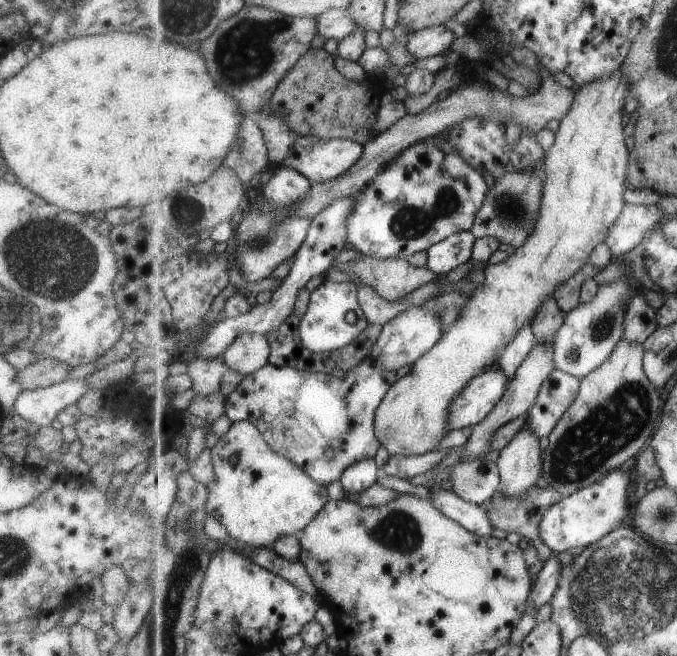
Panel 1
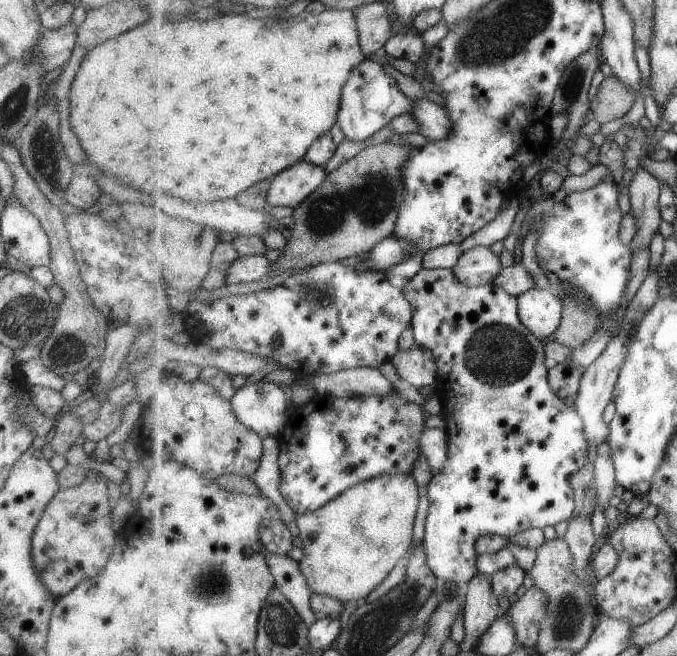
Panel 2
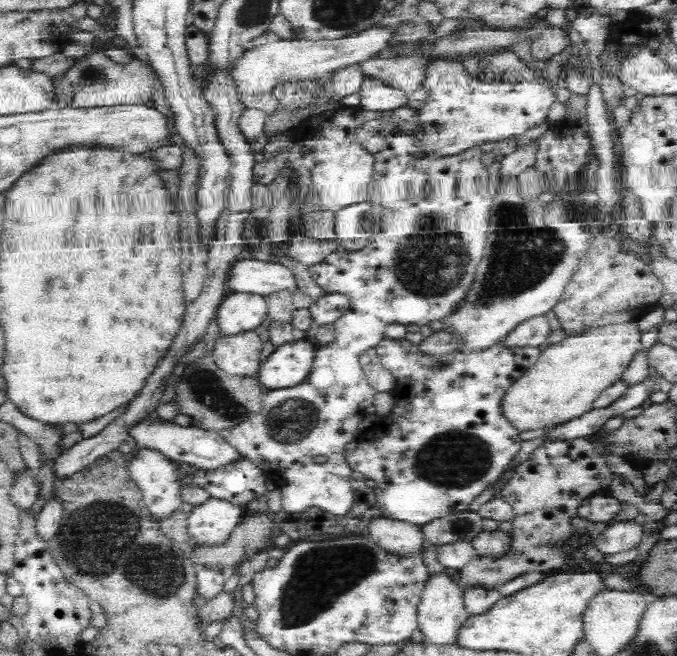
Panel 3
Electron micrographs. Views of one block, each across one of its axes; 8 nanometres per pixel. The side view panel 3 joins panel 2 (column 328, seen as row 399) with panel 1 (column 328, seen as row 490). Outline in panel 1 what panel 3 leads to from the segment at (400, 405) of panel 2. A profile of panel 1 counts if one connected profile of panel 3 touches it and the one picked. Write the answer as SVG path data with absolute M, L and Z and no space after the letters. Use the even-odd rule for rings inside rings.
M371 354L363 358L363 360L361 360L361 362L357 364L357 366L347 372L345 380L340 380L335 376L329 376L329 374L311 374L311 372L301 372L301 370L293 367L278 367L268 362L259 370L249 373L241 381L241 384L239 384L239 386L236 388L236 391L231 394L231 396L229 396L229 398L226 400L225 415L233 423L249 421L254 425L257 425L257 428L260 429L261 434L265 437L265 440L269 443L269 446L277 454L280 454L281 456L292 460L296 465L304 468L305 472L308 472L308 475L313 477L313 480L316 480L319 484L325 485L333 482L333 480L340 480L343 471L347 467L350 467L354 462L357 462L357 460L364 459L365 457L374 457L375 454L377 454L377 450L379 450L379 446L381 446L382 444L378 439L378 436L376 435L376 410L383 402L385 395L388 394L389 389L396 382L397 374L382 369L380 365L377 365L377 361Z

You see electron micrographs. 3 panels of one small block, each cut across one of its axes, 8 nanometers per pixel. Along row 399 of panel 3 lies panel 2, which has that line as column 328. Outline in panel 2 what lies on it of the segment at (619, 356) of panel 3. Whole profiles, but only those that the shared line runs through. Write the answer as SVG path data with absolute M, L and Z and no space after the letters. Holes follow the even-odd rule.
M385 474L371 480L365 480L353 488L345 490L335 500L324 507L305 515L296 515L299 536L305 558L300 566L307 578L311 592L327 594L345 604L364 602L365 598L389 576L389 572L409 556L413 542L413 524L417 508L421 502L421 490L411 474Z

